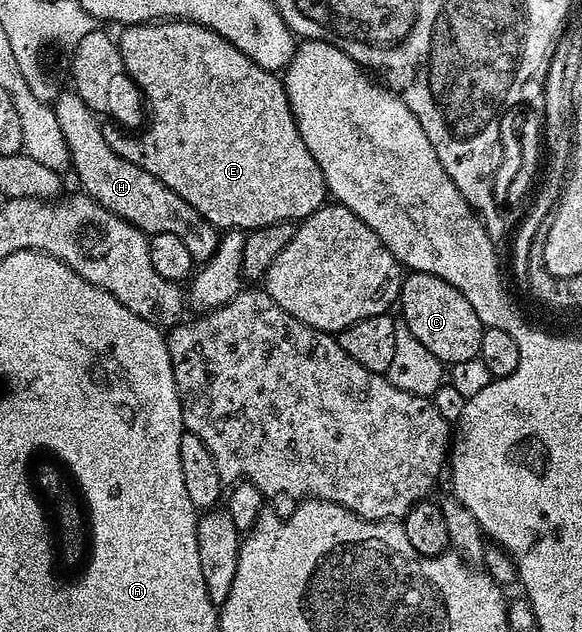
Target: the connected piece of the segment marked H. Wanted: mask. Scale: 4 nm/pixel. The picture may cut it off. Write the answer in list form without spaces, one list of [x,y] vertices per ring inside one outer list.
[[[67,91],[59,93],[54,101],[54,107],[58,126],[62,126],[62,134],[66,138],[66,146],[70,150],[72,159],[70,168],[71,171],[76,171],[76,176],[80,179],[81,186],[84,187],[81,189],[87,195],[93,196],[102,206],[106,206],[106,210],[118,214],[123,220],[130,222],[148,236],[178,234],[178,238],[182,238],[182,242],[186,242],[186,250],[190,250],[193,261],[205,262],[211,258],[221,237],[218,229],[210,222],[206,222],[202,218],[202,214],[198,214],[198,210],[194,210],[194,206],[190,206],[190,202],[186,202],[186,198],[178,198],[178,194],[174,194],[174,190],[170,190],[170,186],[162,186],[162,182],[158,182],[158,178],[154,178],[154,174],[146,174],[146,170],[134,166],[134,162],[126,162],[122,158],[118,158],[118,154],[114,154],[114,150],[110,150],[102,128],[96,125],[98,123],[96,113],[88,109],[86,102],[82,102],[82,98],[77,96],[75,91]]]

